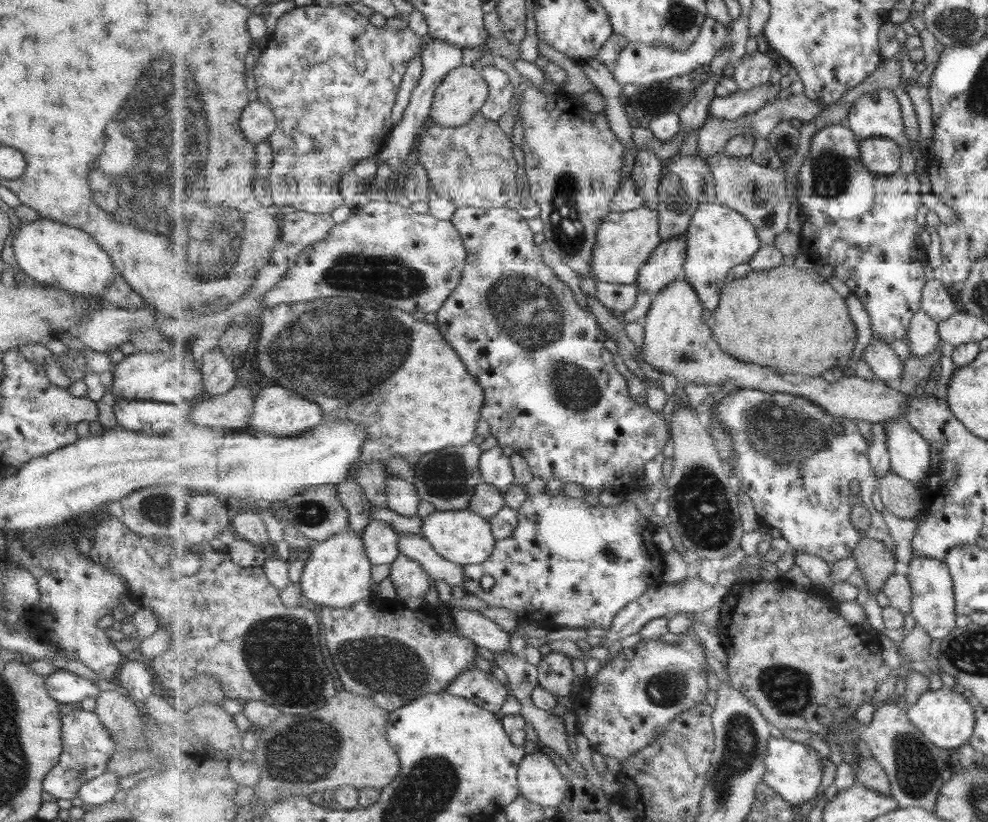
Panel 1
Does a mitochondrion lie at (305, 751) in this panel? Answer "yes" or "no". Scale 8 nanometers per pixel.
yes

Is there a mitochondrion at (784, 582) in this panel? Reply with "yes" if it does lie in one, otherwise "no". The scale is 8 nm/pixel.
no

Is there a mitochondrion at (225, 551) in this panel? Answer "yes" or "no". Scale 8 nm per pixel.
no

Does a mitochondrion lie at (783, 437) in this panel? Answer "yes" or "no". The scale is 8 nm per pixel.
yes

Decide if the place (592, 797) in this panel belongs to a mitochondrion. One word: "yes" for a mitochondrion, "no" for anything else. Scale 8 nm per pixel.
no

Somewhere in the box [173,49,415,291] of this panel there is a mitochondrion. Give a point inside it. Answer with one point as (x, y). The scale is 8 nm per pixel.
(227, 242)

